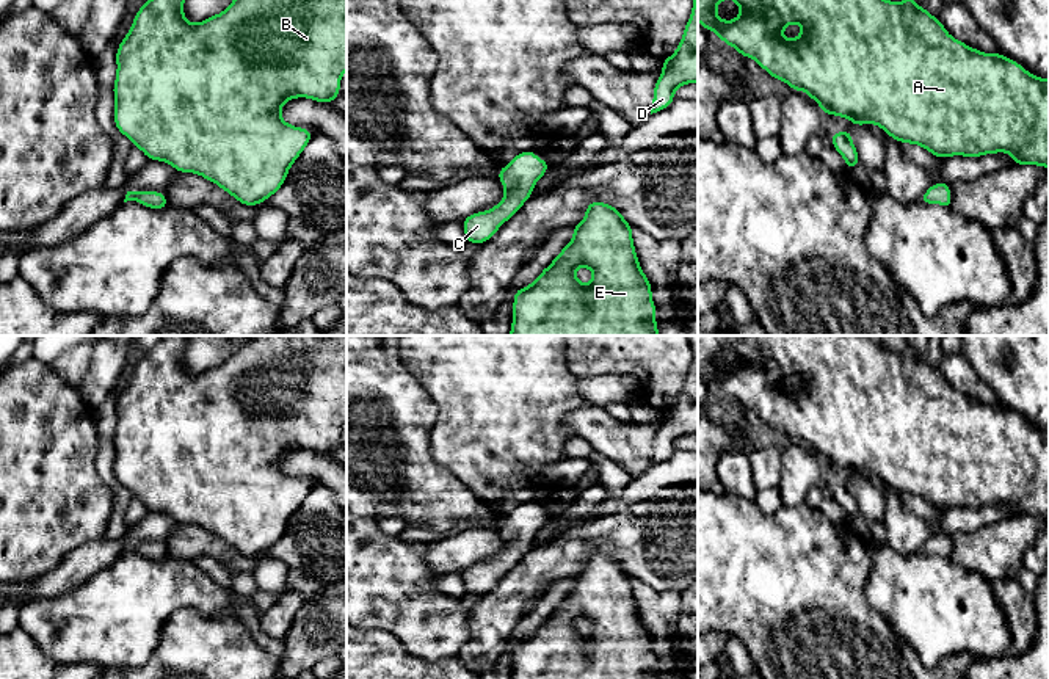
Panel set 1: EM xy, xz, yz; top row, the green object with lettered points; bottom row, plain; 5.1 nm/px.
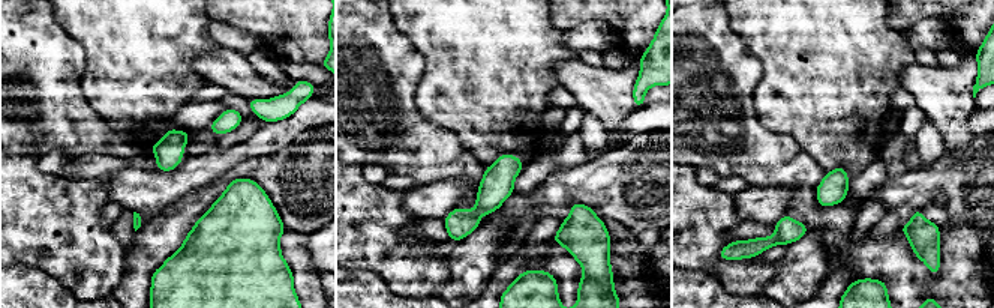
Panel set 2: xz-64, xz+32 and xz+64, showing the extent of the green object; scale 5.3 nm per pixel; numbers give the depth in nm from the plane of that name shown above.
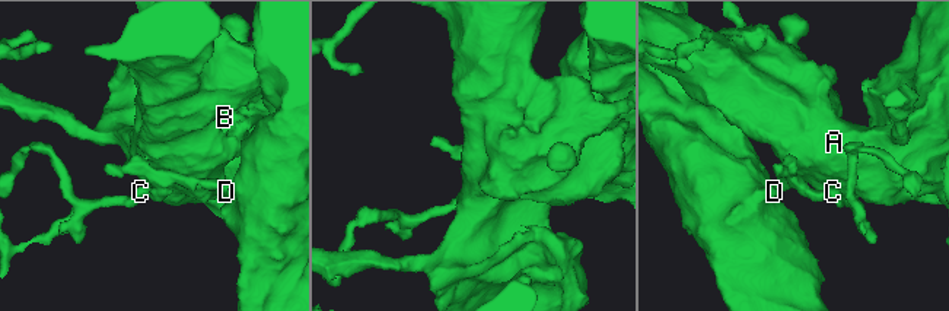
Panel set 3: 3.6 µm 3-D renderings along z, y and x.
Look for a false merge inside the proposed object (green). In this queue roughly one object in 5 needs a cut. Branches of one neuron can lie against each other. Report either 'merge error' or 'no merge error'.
no merge error

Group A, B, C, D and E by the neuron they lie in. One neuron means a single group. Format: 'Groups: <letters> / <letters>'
Groups: A B C D E

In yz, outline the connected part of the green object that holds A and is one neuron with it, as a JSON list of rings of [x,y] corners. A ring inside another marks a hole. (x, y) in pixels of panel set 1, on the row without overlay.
[[[698,336],[698,373],[743,409],[754,409],[775,431],[806,442],[826,467],[847,469],[855,478],[877,475],[898,494],[922,497],[939,510],[1007,503],[1015,517],[1049,519],[1049,430],[1032,427],[1002,405],[983,405],[955,390],[909,345],[895,354],[867,336]],[[726,350],[740,359],[734,372],[717,367],[717,356]],[[790,375],[803,376],[795,390],[782,387]]]

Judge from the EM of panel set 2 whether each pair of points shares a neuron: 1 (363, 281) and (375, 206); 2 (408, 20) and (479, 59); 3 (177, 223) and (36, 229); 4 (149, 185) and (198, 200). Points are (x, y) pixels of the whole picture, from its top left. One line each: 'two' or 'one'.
1: two
2: one
3: two
4: two

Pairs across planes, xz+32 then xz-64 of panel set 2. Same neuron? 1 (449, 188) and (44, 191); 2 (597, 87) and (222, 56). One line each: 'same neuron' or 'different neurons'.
1: different neurons
2: same neuron

